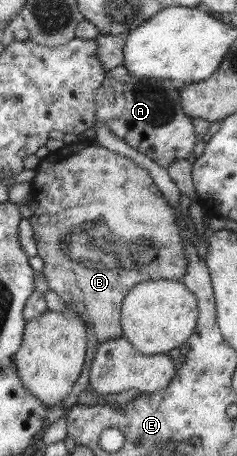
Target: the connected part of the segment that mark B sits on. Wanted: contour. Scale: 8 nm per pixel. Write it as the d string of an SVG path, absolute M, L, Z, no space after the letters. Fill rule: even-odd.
M79 140L77 143L65 144L63 147L50 152L45 158L40 159L34 179L31 181L31 197L39 203L34 211L30 222L35 230L35 242L37 242L38 255L43 259L42 276L47 285L54 290L65 302L69 309L79 314L83 322L88 326L90 332L94 332L98 342L107 340L118 340L122 338L123 330L120 324L122 302L131 288L147 280L177 280L181 281L187 273L188 262L185 255L184 238L182 238L182 228L176 222L175 210L168 204L153 179L149 176L147 169L141 168L131 158L113 152L106 147L96 144L94 140ZM41 216L49 216L49 222L40 224Z

